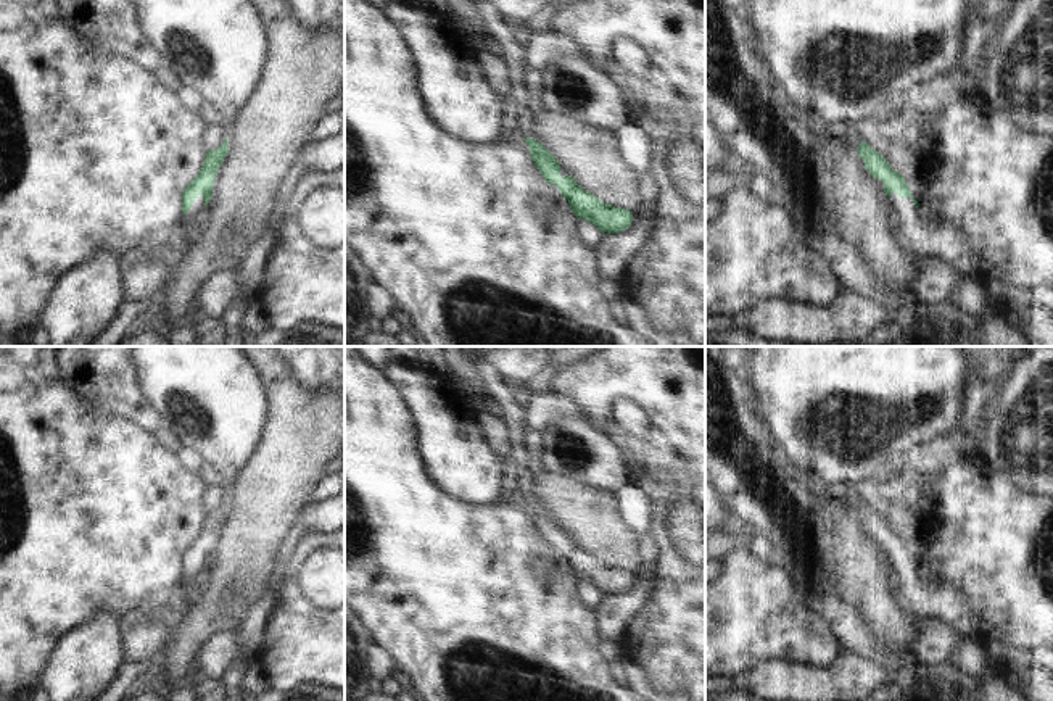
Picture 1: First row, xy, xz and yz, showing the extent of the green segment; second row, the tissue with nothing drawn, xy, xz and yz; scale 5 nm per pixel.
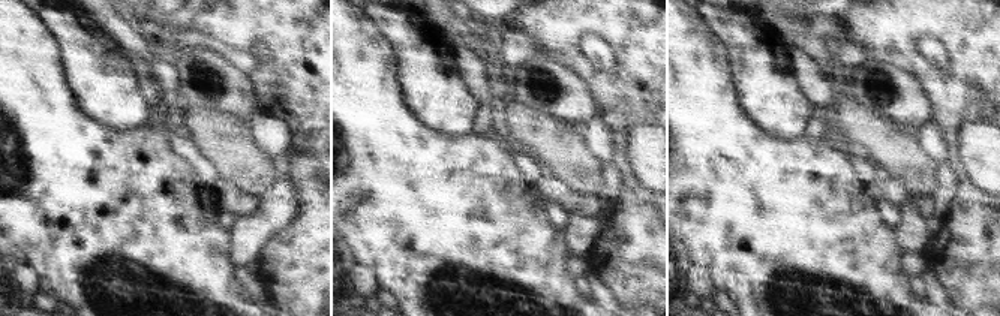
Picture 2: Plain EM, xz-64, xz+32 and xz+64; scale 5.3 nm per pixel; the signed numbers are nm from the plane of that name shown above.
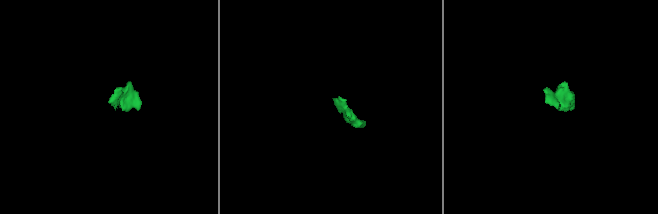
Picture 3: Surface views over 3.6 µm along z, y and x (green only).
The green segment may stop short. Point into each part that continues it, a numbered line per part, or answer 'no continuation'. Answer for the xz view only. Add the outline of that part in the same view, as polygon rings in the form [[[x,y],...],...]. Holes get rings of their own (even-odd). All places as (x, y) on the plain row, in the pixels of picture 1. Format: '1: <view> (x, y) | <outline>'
1: xz (588, 595) | [[[578,580],[576,587],[575,587],[575,591],[576,591],[578,599],[586,608],[591,608],[591,609],[594,609],[602,598],[602,593],[586,580]]]

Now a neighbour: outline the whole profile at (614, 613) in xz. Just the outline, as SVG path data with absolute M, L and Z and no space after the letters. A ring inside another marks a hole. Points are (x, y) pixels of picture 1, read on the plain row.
M633 570L633 583L618 595L604 593L594 608L601 640L618 641L655 587L655 570Z

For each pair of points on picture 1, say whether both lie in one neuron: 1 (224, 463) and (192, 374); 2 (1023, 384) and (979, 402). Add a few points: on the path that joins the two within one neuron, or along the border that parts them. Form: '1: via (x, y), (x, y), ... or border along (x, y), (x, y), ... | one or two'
1: via (224, 440), (221, 418), (210, 397) | one
2: border along (1016, 363), (984, 414) | two

